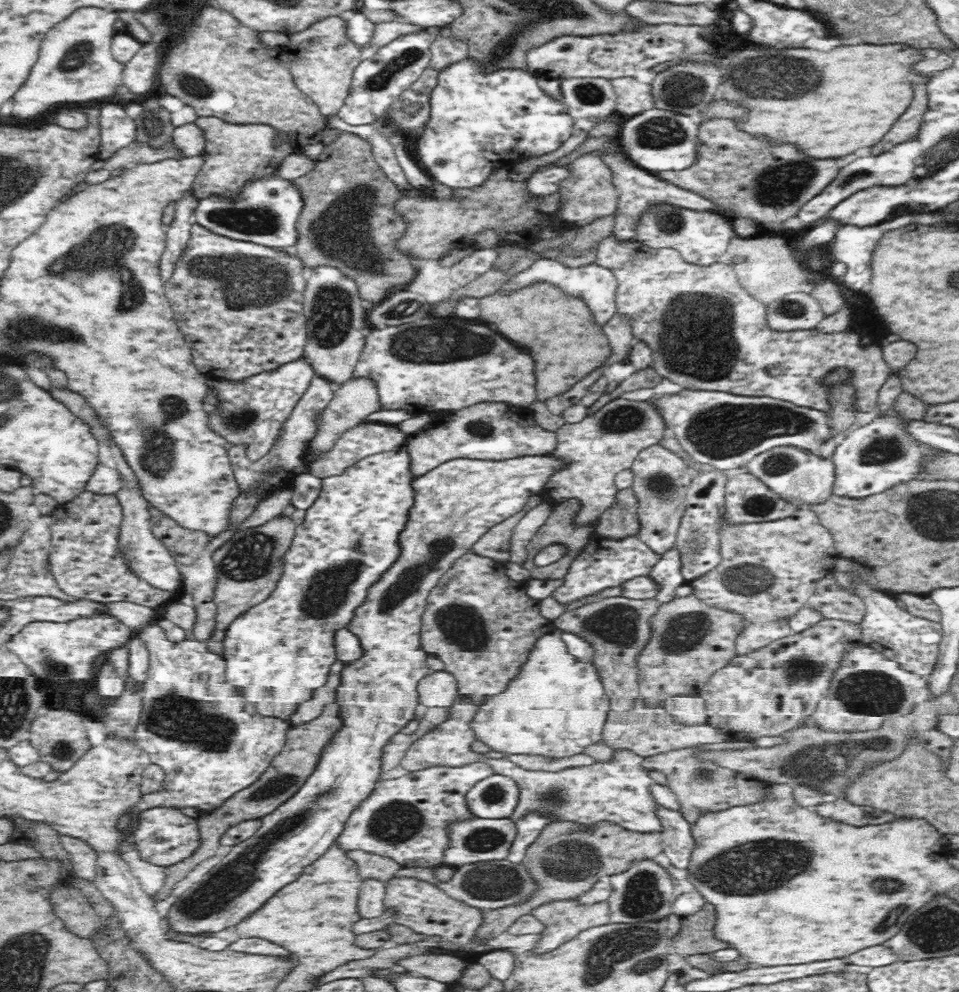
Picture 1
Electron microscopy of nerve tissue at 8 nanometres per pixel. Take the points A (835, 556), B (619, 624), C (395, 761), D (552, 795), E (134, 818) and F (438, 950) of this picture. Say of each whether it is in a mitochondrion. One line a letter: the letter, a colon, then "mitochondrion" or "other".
A: other
B: mitochondrion
C: other
D: mitochondrion
E: other
F: other

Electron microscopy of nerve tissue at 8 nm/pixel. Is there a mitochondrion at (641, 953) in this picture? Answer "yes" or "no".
yes

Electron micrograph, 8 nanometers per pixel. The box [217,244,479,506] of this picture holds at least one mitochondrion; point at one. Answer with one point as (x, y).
(331, 320)

